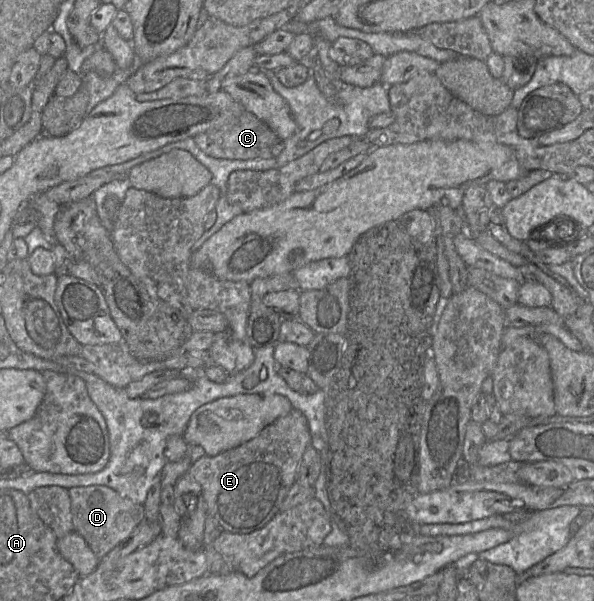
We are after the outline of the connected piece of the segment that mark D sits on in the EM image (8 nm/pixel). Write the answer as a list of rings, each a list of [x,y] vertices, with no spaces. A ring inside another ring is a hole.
[[[105,485],[79,486],[69,489],[71,512],[75,531],[80,534],[97,558],[102,559],[110,550],[124,541],[145,520],[143,505],[121,497]]]

